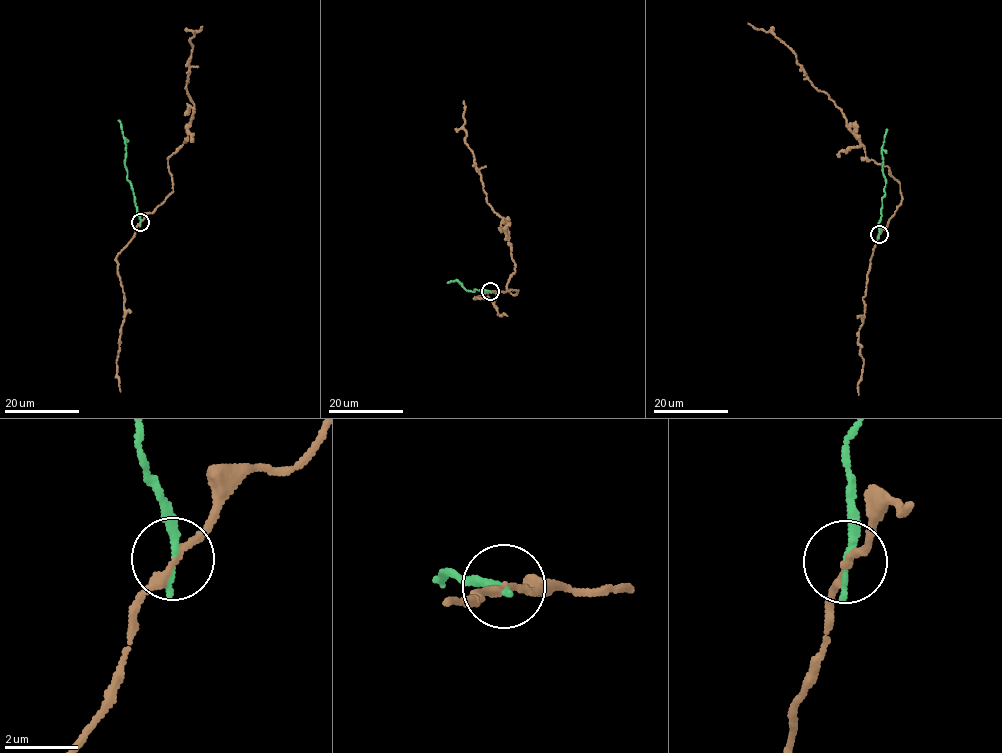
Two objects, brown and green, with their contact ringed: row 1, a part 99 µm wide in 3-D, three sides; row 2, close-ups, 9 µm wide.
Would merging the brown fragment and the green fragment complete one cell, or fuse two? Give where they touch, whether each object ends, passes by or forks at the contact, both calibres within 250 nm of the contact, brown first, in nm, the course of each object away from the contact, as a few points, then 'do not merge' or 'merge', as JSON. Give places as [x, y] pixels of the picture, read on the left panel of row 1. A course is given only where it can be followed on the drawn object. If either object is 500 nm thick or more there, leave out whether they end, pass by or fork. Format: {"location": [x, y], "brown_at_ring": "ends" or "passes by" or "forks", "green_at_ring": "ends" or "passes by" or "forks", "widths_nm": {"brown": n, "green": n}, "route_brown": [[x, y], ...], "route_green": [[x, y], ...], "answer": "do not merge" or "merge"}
{"location": [140, 222], "brown_at_ring": "passes by", "green_at_ring": "ends", "widths_nm": {"brown": 200, "green": 240}, "route_brown": [[140, 221], [173, 191], [168, 159], [187, 138], [194, 108], [185, 89], [193, 46], [189, 41], [202, 26]], "route_green": [[140, 221], [133, 188], [126, 178], [125, 138], [118, 120]], "answer": "do not merge"}

